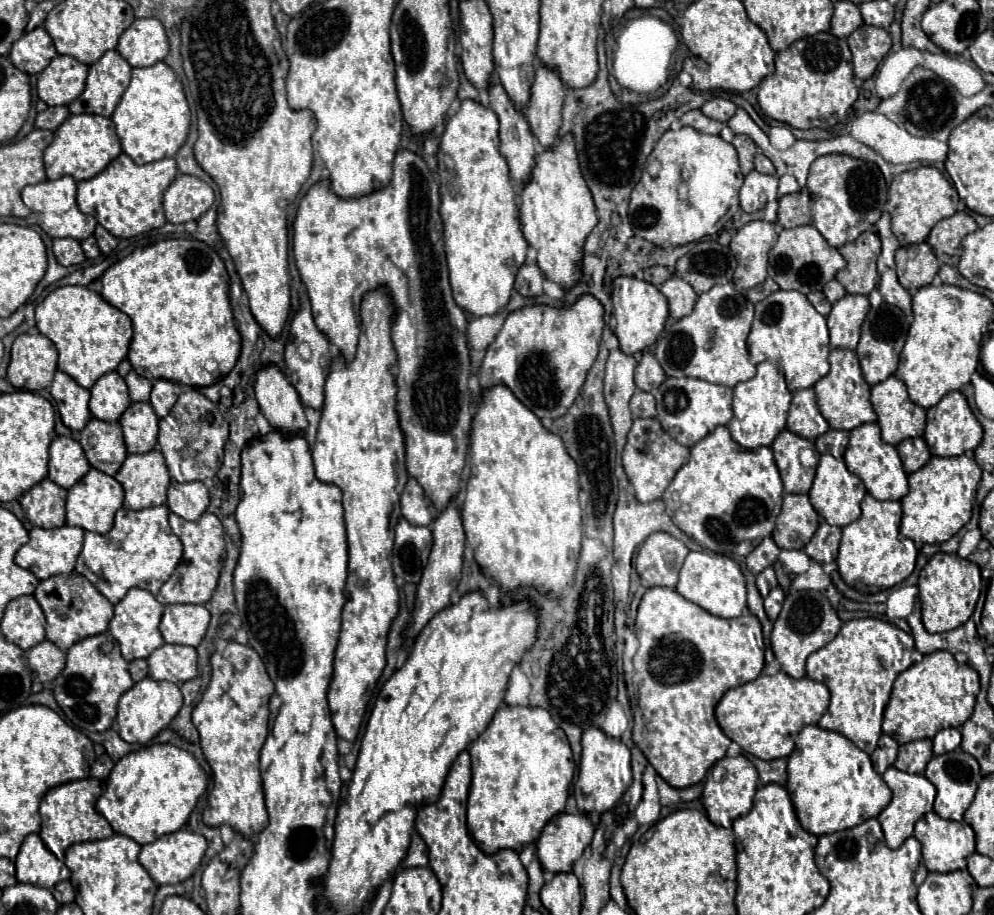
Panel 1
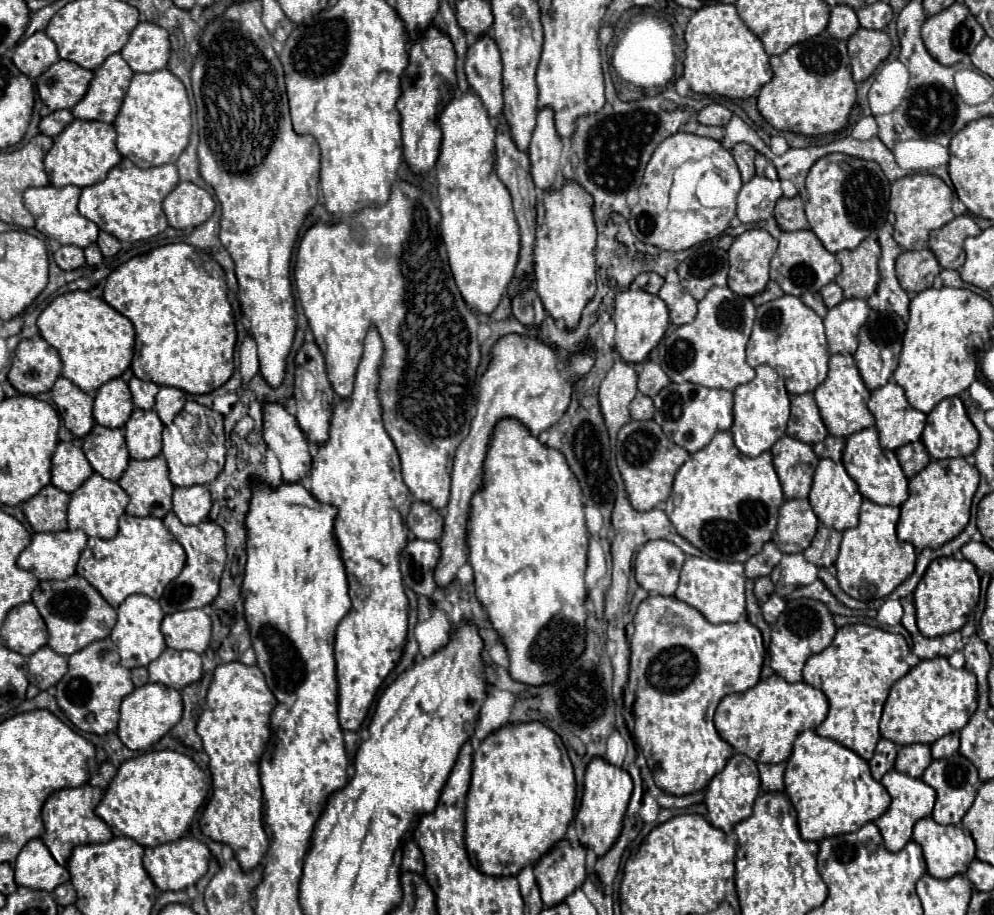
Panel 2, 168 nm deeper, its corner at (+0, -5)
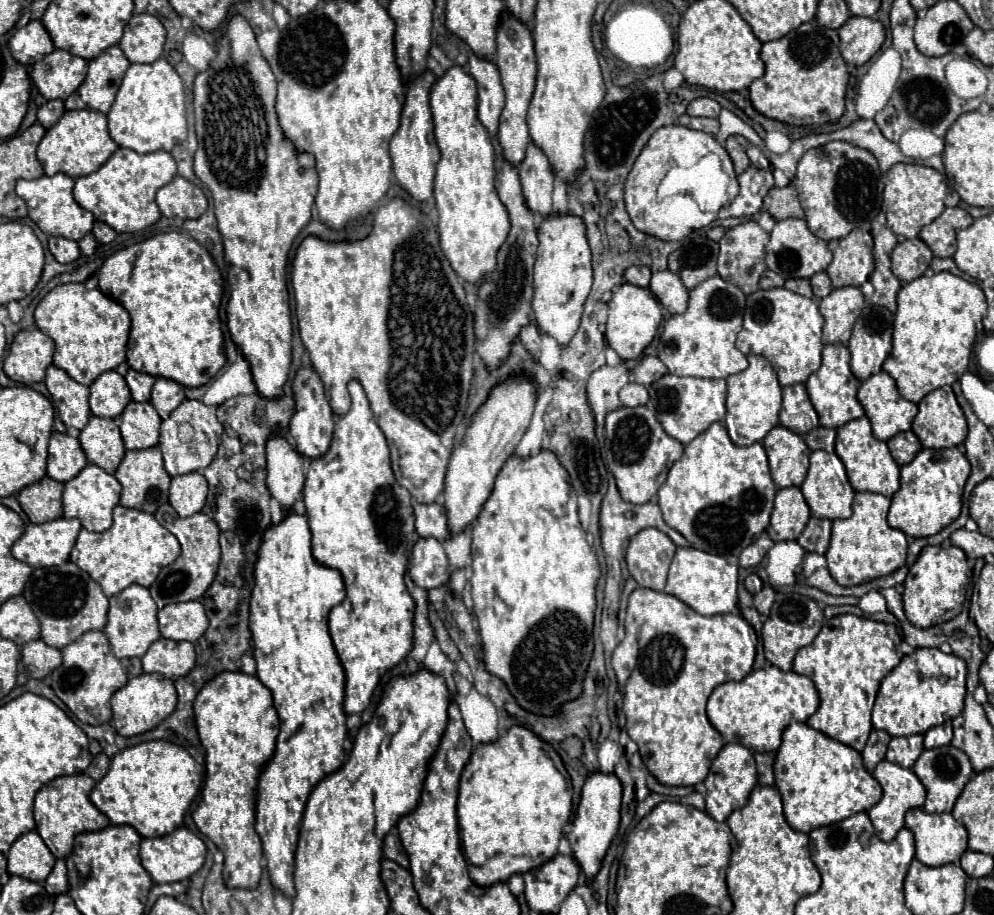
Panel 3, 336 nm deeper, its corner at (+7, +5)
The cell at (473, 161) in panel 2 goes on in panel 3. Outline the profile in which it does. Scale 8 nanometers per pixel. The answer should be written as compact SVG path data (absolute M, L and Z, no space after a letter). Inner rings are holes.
M450 68L442 78L436 80L430 92L430 110L434 118L436 144L440 150L440 160L436 164L434 178L434 198L438 210L438 230L440 230L440 246L444 256L450 260L454 272L466 282L480 282L486 274L496 270L496 254L510 232L508 212L498 198L494 186L494 148L490 142L490 134L476 114L476 82L462 68Z

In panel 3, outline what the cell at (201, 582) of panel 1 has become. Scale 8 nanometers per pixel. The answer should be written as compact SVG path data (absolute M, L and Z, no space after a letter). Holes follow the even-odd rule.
M162 504L156 510L156 520L178 538L178 542L182 544L182 554L170 566L162 568L160 576L150 586L150 594L152 594L154 602L158 604L158 608L162 608L172 602L186 602L186 600L200 598L212 584L218 562L220 562L220 544L218 544L220 530L218 530L216 522L202 512L188 516L188 518L180 518L170 504Z

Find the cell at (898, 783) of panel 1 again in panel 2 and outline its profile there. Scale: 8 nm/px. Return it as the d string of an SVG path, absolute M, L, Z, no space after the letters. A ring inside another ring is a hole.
M889 770L883 778L881 778L881 784L887 788L887 792L891 794L891 806L889 810L879 816L875 820L875 824L879 826L881 830L881 836L883 836L883 842L885 842L885 848L891 850L891 852L899 852L903 850L903 846L911 840L911 834L913 834L913 826L917 820L925 818L925 816L931 816L931 810L933 810L933 804L935 804L935 790L931 786L927 786L923 780L919 778L911 778L907 774L901 774L897 770Z

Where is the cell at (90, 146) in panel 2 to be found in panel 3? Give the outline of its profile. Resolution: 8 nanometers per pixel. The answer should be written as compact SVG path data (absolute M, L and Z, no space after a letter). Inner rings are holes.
M66 110L64 116L44 134L42 142L38 144L38 160L46 176L64 172L72 178L78 178L96 172L116 148L118 144L110 138L108 132L106 114L96 110Z

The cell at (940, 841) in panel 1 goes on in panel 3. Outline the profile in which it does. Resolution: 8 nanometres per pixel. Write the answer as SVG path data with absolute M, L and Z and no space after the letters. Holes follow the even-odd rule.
M912 808L906 812L906 828L914 834L916 840L916 858L928 866L940 864L958 864L960 856L968 848L968 834L964 824L956 822L952 814L928 814L922 808Z

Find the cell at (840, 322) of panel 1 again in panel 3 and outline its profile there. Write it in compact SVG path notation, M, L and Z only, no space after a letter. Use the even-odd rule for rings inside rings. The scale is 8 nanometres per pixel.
M846 286L832 290L820 302L820 312L826 320L824 324L824 344L844 344L848 346L852 326L864 308L864 296L858 288Z

